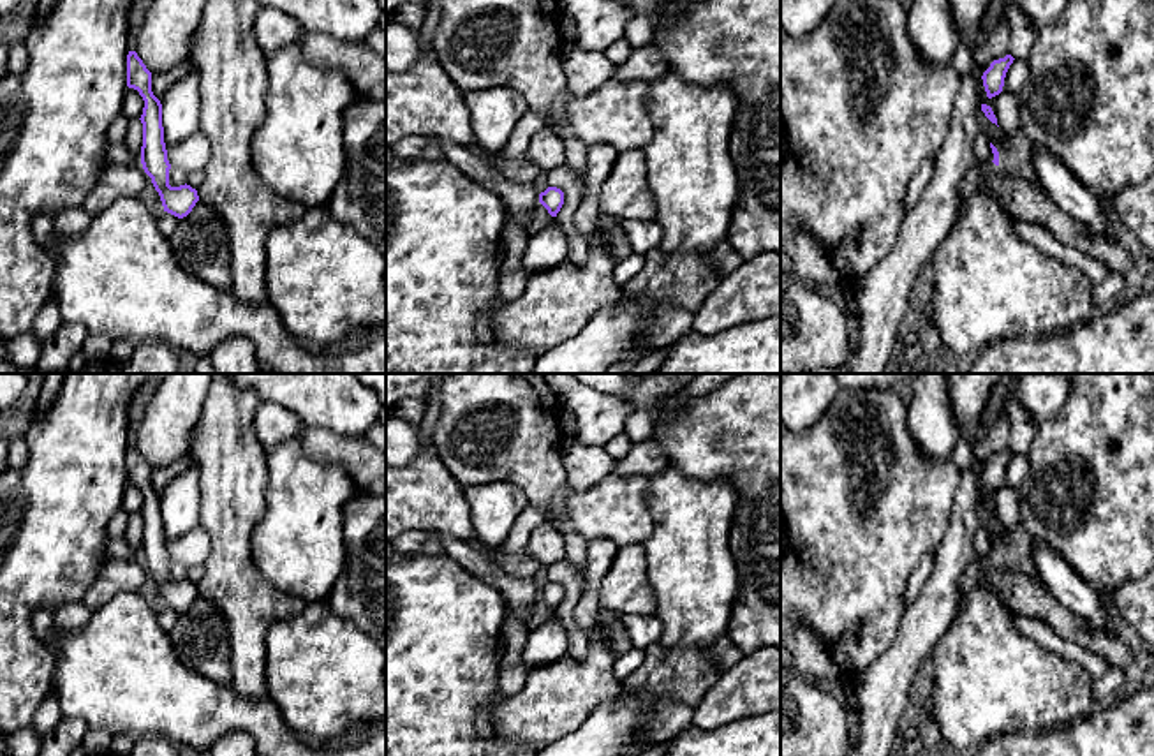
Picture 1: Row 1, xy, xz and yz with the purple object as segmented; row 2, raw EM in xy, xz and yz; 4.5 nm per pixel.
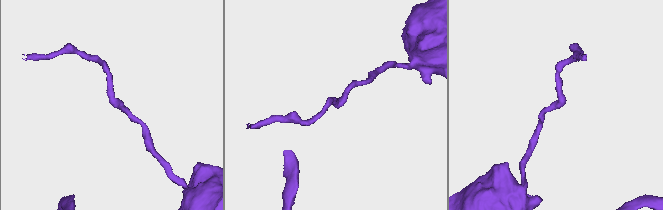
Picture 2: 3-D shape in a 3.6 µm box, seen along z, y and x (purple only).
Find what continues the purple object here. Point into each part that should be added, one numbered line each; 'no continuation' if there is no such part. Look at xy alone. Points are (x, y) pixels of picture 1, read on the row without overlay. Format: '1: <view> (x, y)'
no continuation

